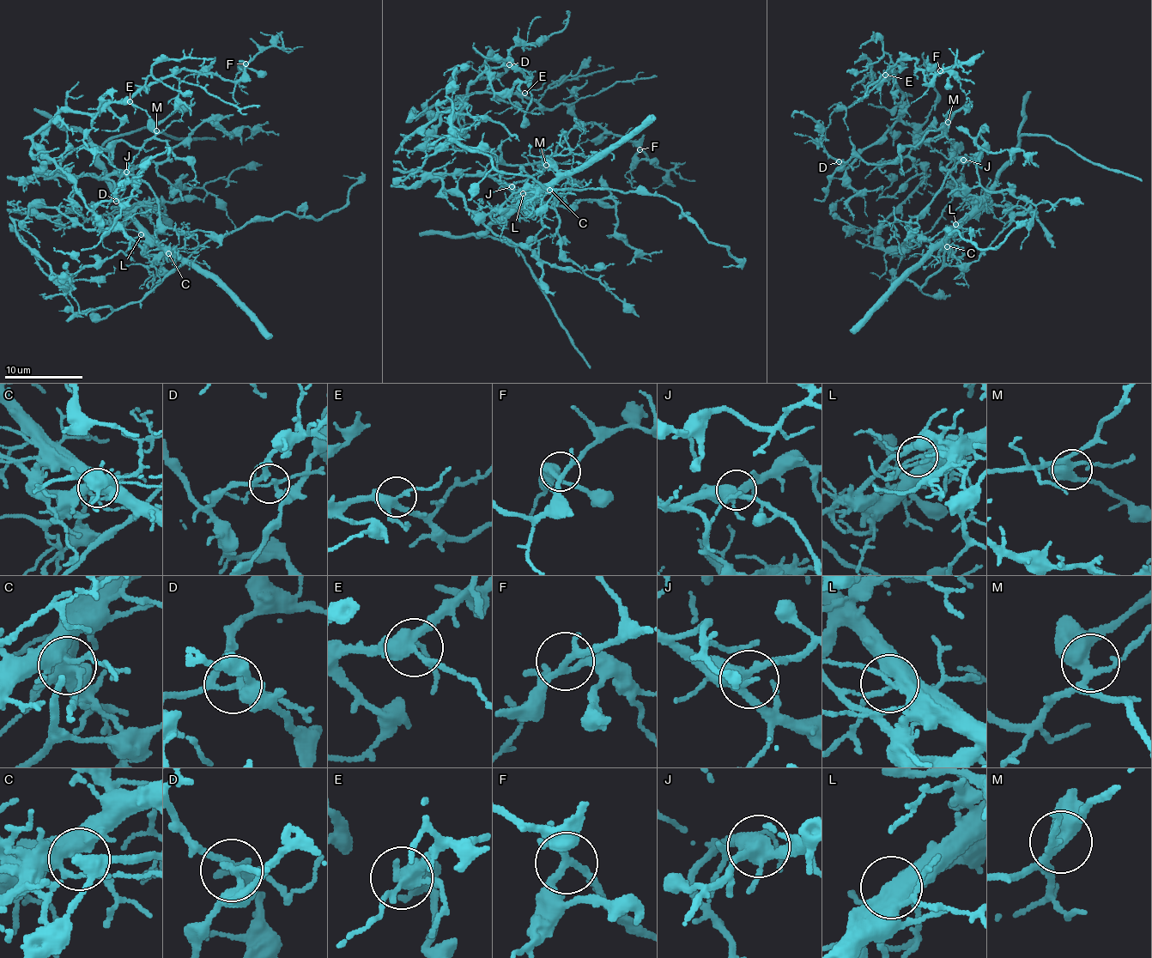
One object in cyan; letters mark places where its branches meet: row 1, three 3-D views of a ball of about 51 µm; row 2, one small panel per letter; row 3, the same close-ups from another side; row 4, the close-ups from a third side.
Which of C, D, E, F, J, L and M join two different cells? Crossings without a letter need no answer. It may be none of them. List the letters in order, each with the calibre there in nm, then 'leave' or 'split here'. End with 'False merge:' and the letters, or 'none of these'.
C: calibre 340 nm; leave
D: calibre 190 nm; split here
E: calibre 340 nm; leave
F: calibre 200 nm; leave
J: calibre 400 nm; leave
L: calibre 340 nm; split here
M: calibre 420 nm; leave
False merge: D, L

